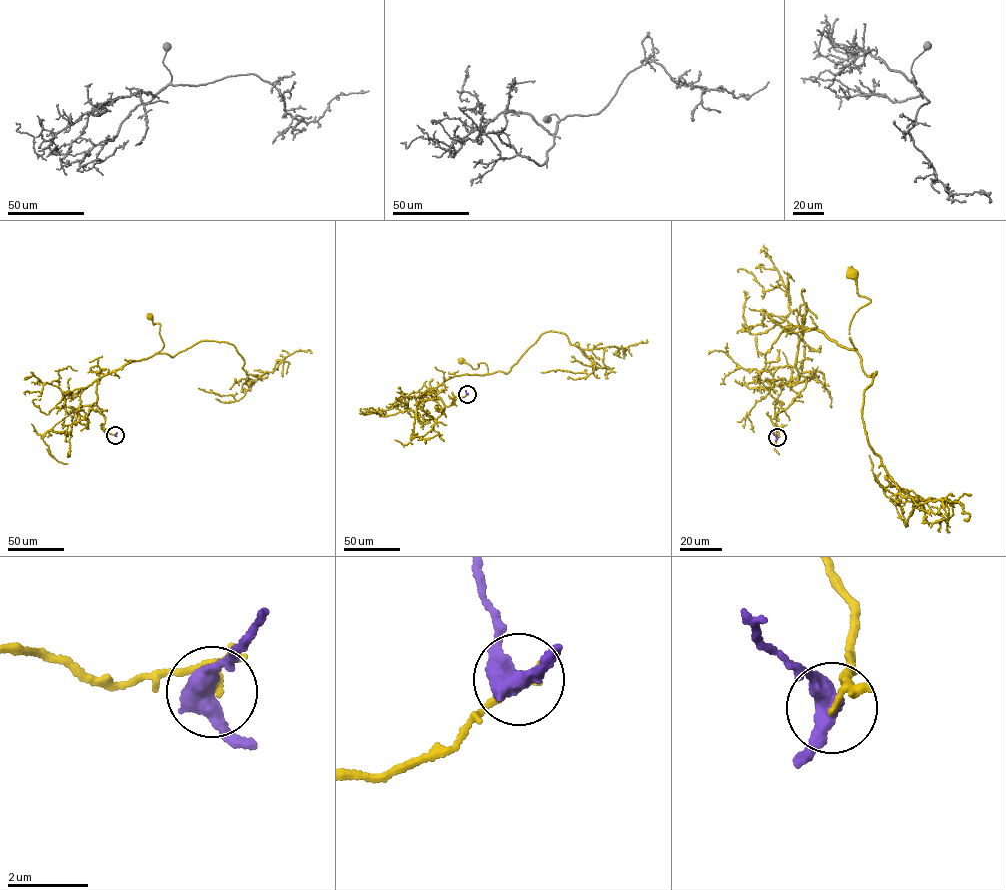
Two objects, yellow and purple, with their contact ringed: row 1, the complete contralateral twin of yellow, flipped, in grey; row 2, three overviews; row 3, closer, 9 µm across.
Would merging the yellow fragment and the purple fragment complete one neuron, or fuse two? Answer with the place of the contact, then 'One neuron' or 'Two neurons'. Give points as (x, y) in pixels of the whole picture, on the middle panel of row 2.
Place: (467, 394). Two neurons

